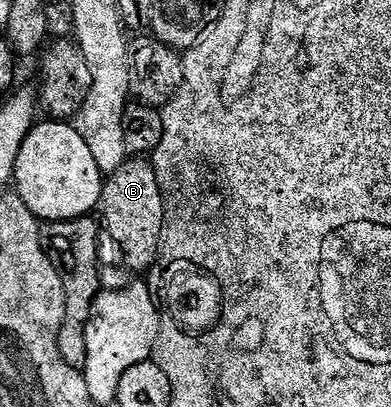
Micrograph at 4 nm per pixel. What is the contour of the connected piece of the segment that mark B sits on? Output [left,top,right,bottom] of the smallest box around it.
[98,158,165,257]

